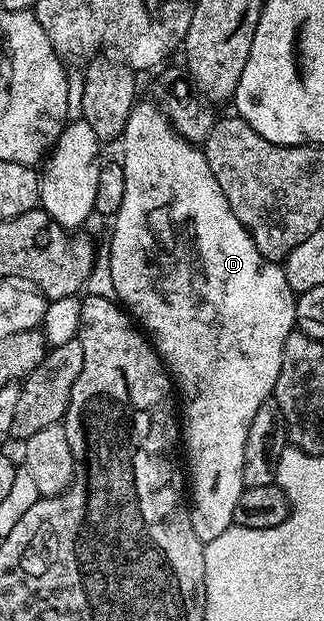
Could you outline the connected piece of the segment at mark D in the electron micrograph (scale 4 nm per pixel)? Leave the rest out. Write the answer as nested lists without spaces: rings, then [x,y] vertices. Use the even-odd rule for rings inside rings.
[[[136,102],[129,113],[129,121],[121,136],[123,143],[123,172],[125,173],[125,198],[121,200],[121,209],[113,216],[115,223],[111,227],[111,252],[107,255],[107,271],[111,274],[111,287],[114,298],[125,308],[128,315],[149,336],[156,353],[163,360],[167,374],[173,380],[178,402],[181,404],[181,447],[185,452],[185,467],[189,472],[189,499],[193,533],[204,545],[211,543],[221,533],[225,533],[235,523],[234,511],[239,507],[239,498],[244,491],[243,466],[245,465],[245,441],[249,437],[249,425],[257,417],[257,409],[267,399],[272,398],[277,377],[281,373],[281,357],[285,341],[296,330],[295,302],[296,292],[291,290],[282,266],[271,262],[257,251],[253,237],[243,227],[241,221],[230,211],[229,201],[221,191],[216,177],[209,169],[204,152],[196,144],[183,139],[173,129],[160,104]]]

